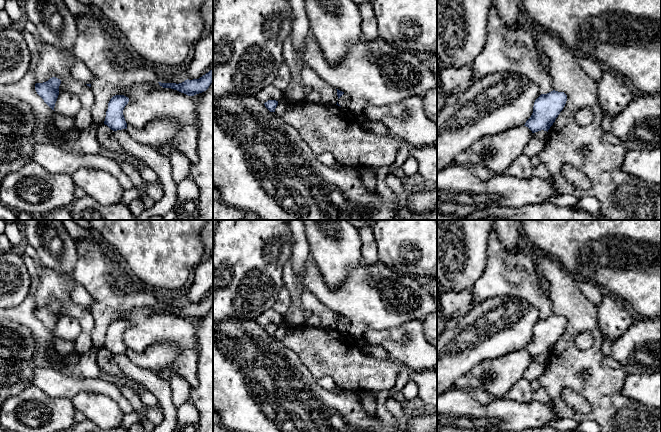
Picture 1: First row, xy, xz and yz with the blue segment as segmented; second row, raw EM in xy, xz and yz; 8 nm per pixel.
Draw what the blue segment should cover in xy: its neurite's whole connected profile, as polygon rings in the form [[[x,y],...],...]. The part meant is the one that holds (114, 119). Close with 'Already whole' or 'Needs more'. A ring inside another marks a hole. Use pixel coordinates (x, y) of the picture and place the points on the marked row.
[[[115,95],[110,99],[104,124],[111,130],[117,131],[127,129],[127,123],[123,115],[123,110],[128,102],[129,98],[124,95]]]. Already whole

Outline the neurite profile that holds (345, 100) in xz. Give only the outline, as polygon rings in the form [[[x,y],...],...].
[[[344,93],[339,99],[338,99],[338,104],[341,107],[344,108],[349,108],[349,106],[352,104],[352,98],[350,95]]]

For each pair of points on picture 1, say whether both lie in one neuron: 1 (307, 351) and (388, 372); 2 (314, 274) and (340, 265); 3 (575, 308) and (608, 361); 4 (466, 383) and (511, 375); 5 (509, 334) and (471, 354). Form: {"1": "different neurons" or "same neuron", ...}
{"1": "same neuron", "2": "different neurons", "3": "different neurons", "4": "same neuron", "5": "same neuron"}

